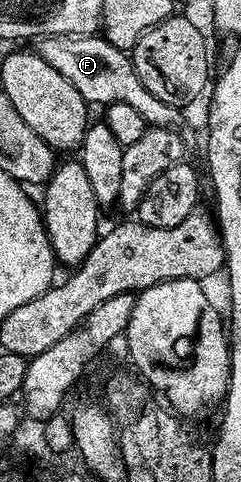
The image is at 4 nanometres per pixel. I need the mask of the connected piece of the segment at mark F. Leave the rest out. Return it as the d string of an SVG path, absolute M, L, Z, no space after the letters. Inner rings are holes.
M55 35L54 37L42 37L36 42L35 52L39 54L79 95L83 95L86 103L104 107L111 103L127 103L143 115L146 126L163 127L171 129L180 126L182 110L171 103L163 103L163 99L155 99L147 87L139 79L139 75L133 66L132 56L126 50L115 47L104 36L90 35L88 37L76 37L75 35Z

